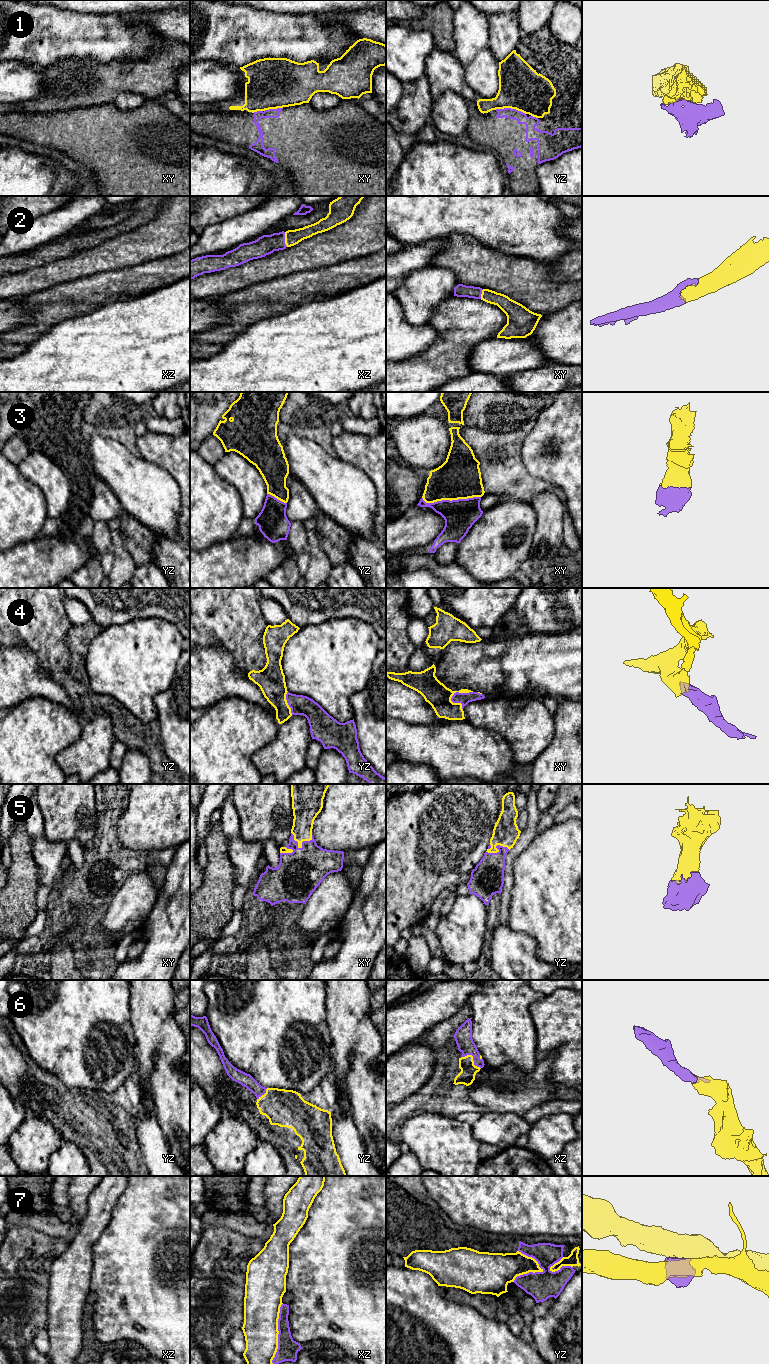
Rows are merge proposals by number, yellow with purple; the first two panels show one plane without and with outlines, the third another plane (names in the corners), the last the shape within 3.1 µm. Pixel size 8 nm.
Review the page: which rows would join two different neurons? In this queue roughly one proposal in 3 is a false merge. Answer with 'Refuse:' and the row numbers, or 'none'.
Refuse: 1, 7

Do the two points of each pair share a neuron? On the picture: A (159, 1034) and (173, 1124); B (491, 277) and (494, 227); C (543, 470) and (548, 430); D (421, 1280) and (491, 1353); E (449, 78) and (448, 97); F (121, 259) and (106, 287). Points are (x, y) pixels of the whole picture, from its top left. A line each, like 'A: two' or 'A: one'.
A: one
B: two
C: one
D: one
E: two
F: two

